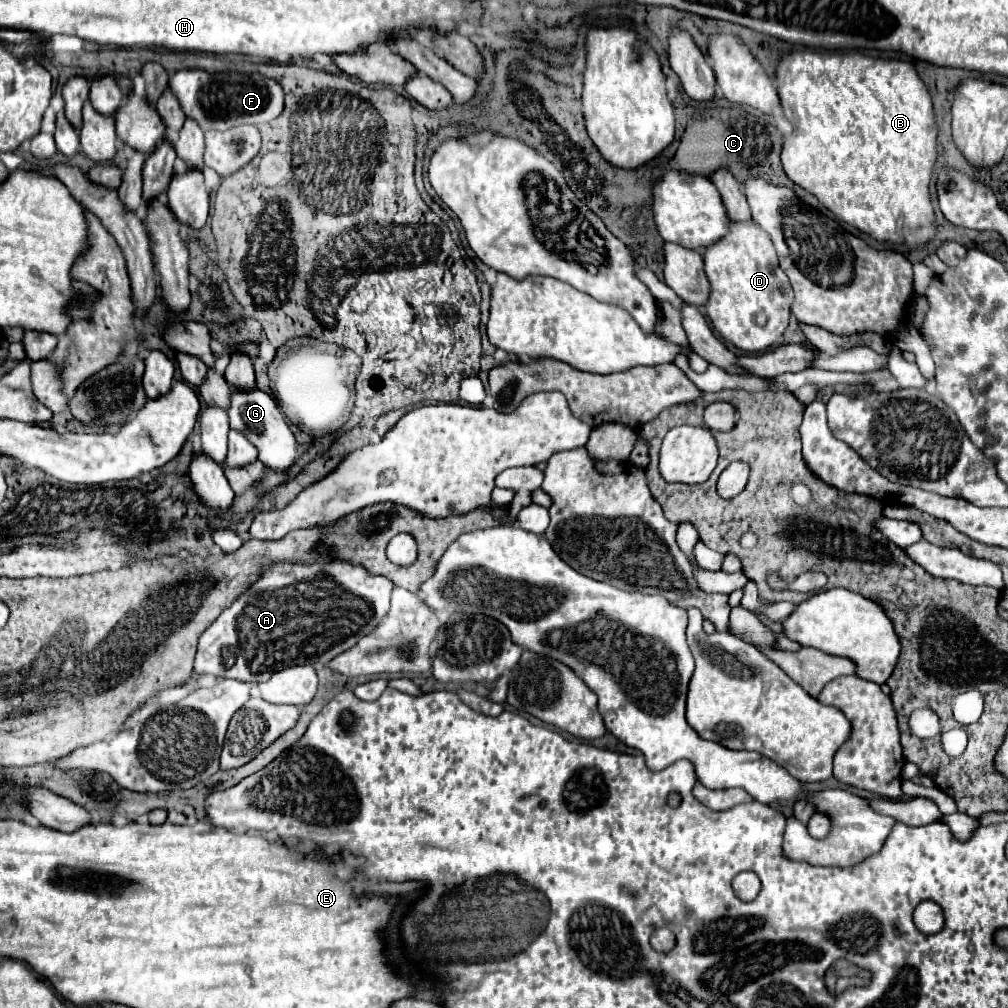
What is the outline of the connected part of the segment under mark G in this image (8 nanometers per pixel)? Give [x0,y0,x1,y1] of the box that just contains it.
[228,390,300,472]

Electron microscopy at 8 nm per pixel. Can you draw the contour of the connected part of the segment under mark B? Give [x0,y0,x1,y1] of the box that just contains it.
[776,50,936,246]

